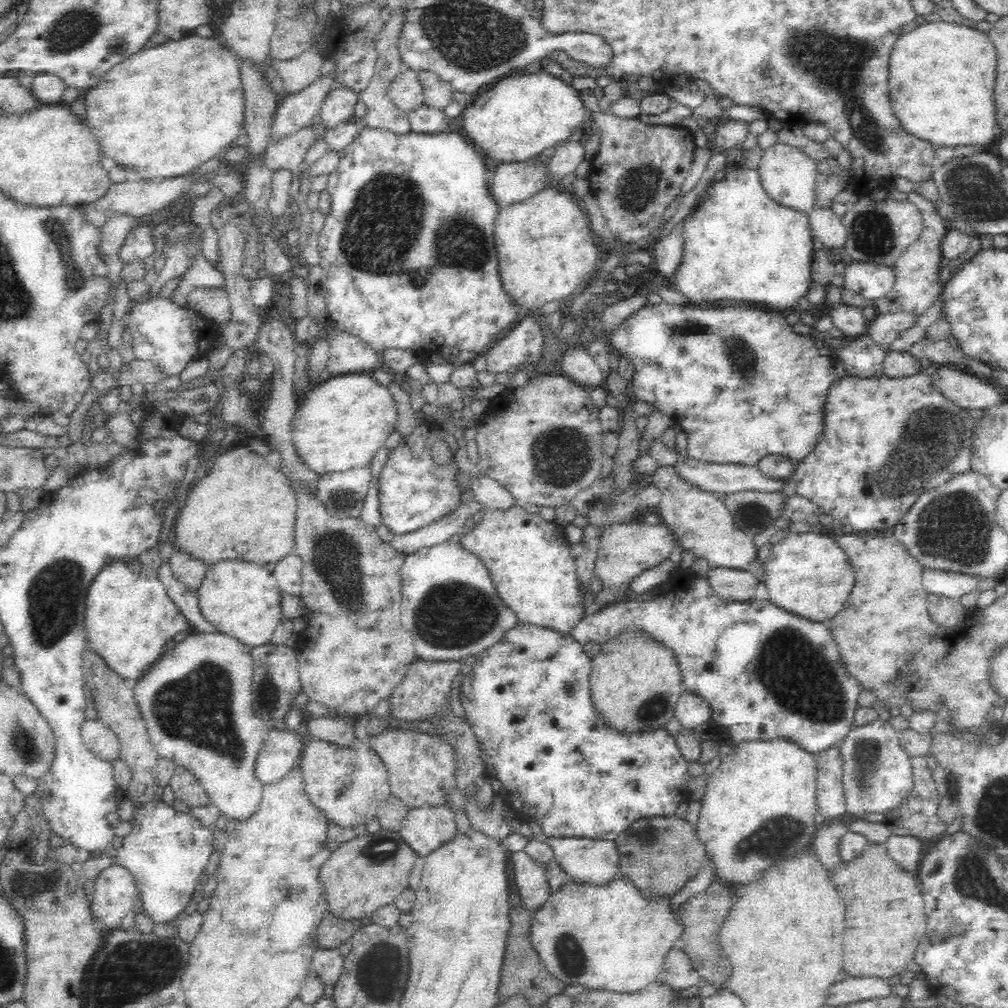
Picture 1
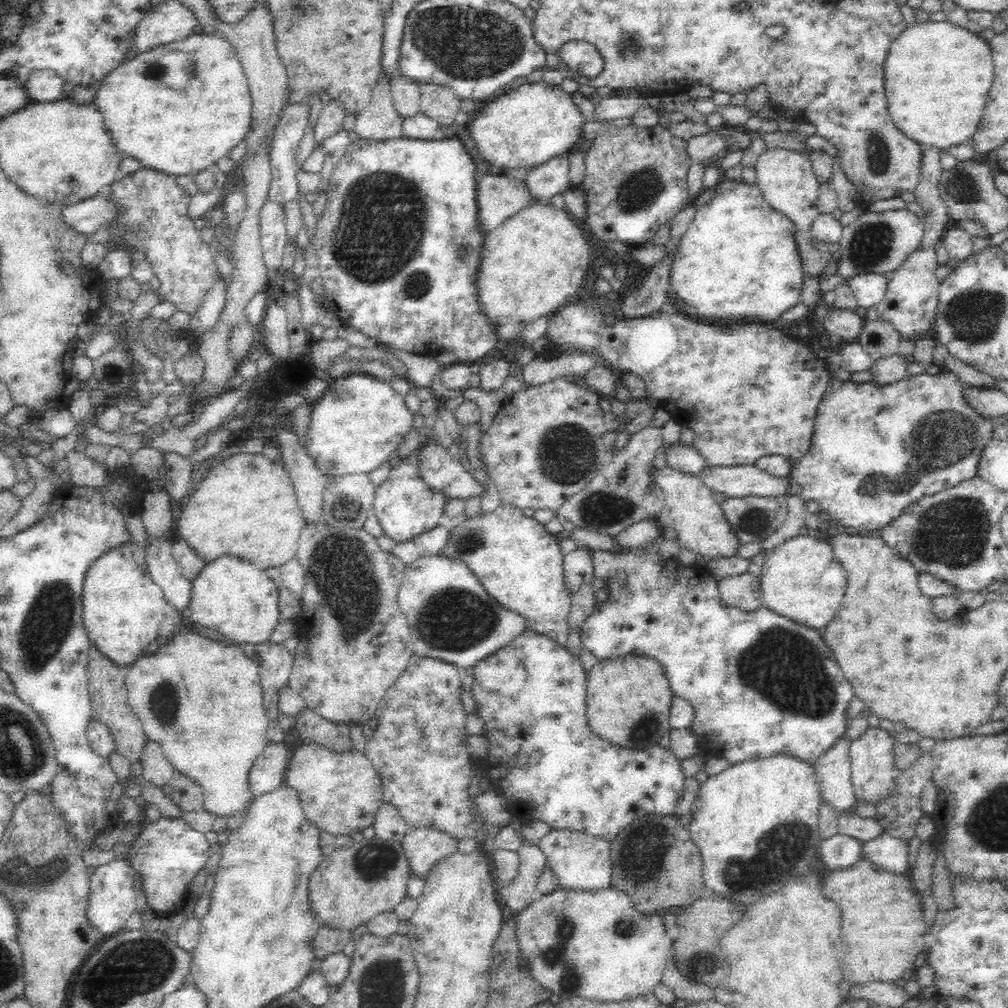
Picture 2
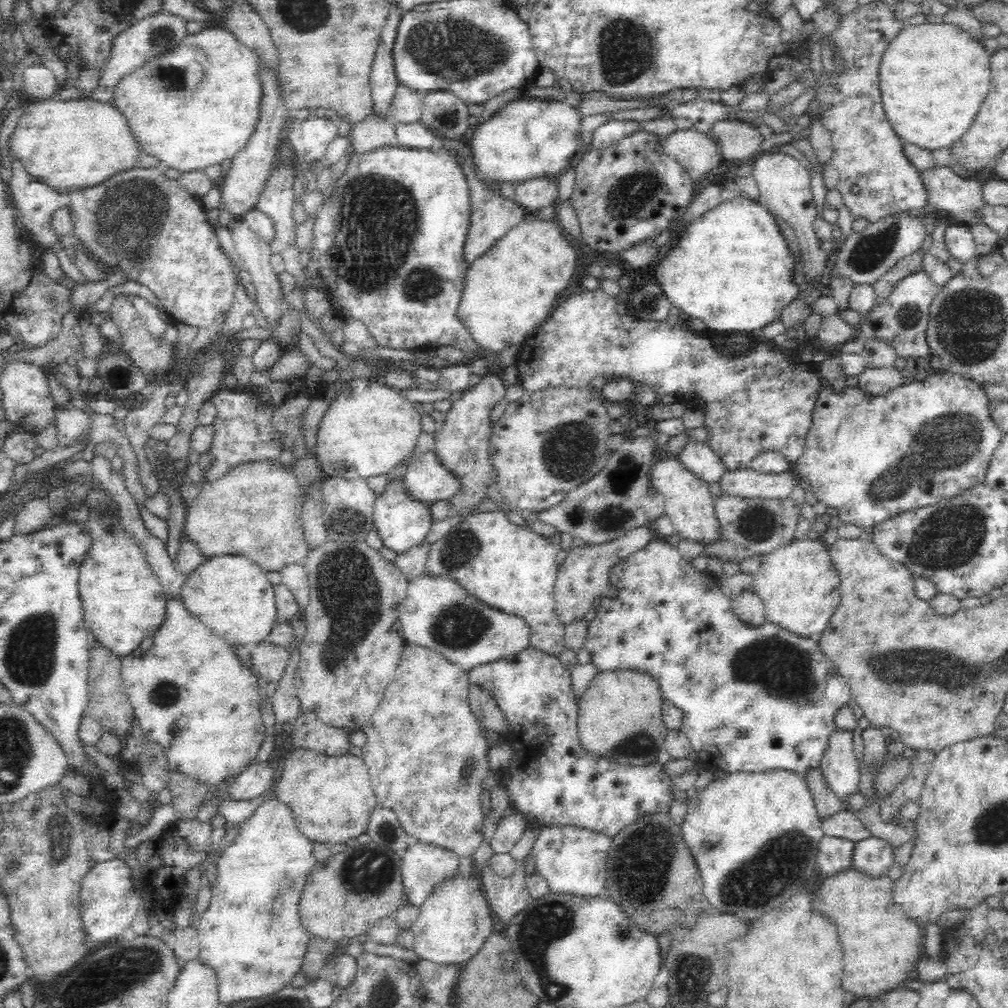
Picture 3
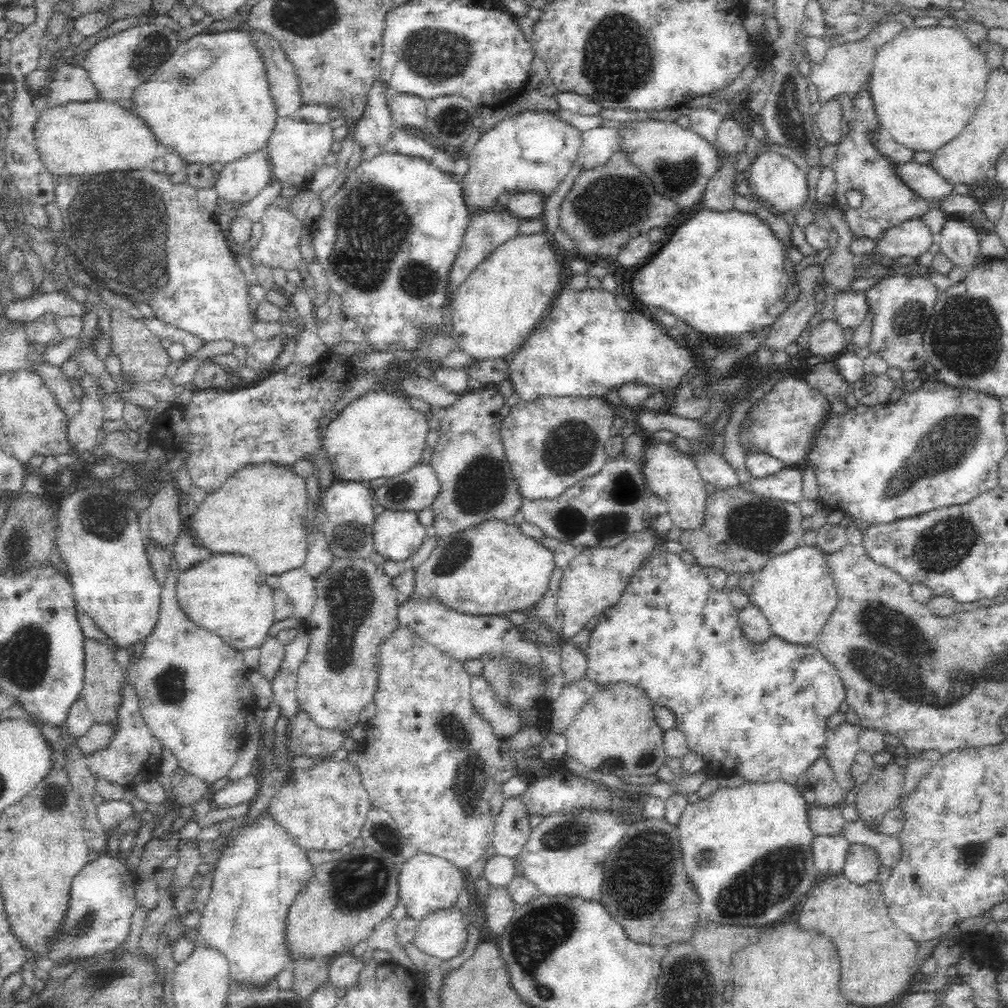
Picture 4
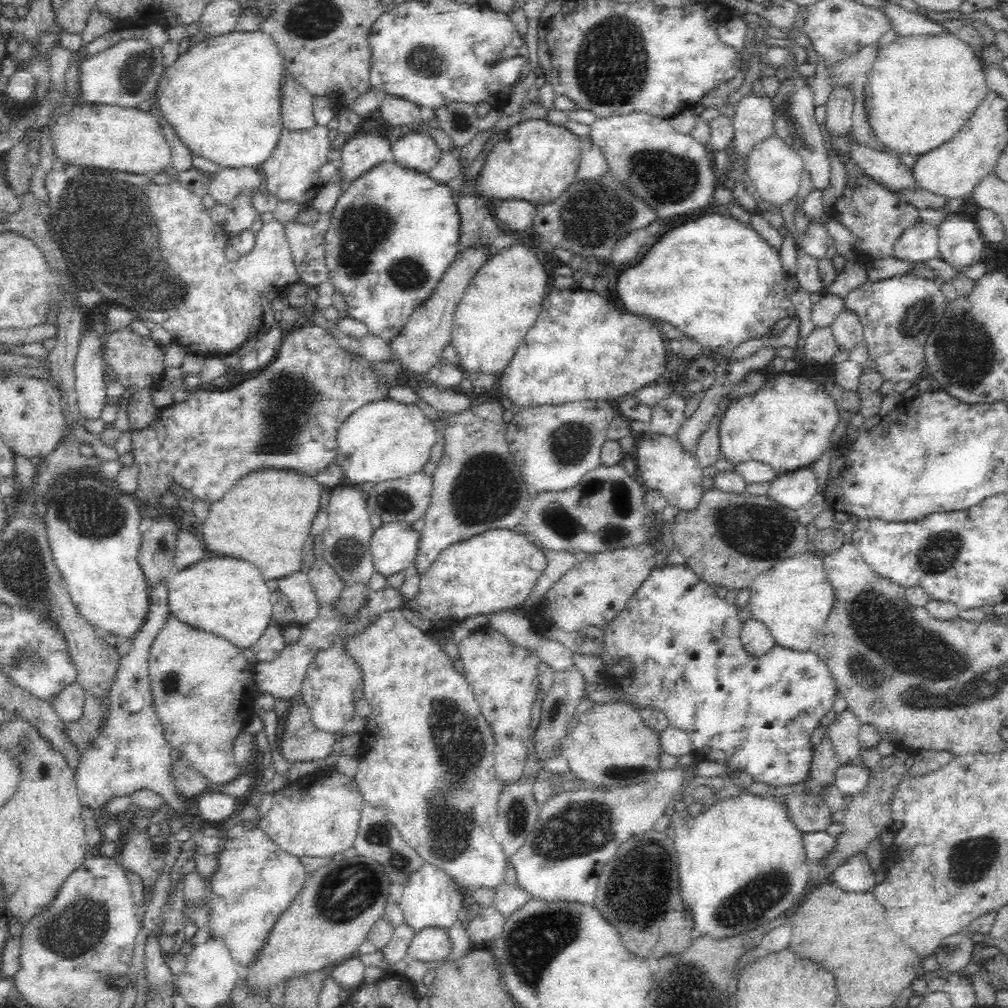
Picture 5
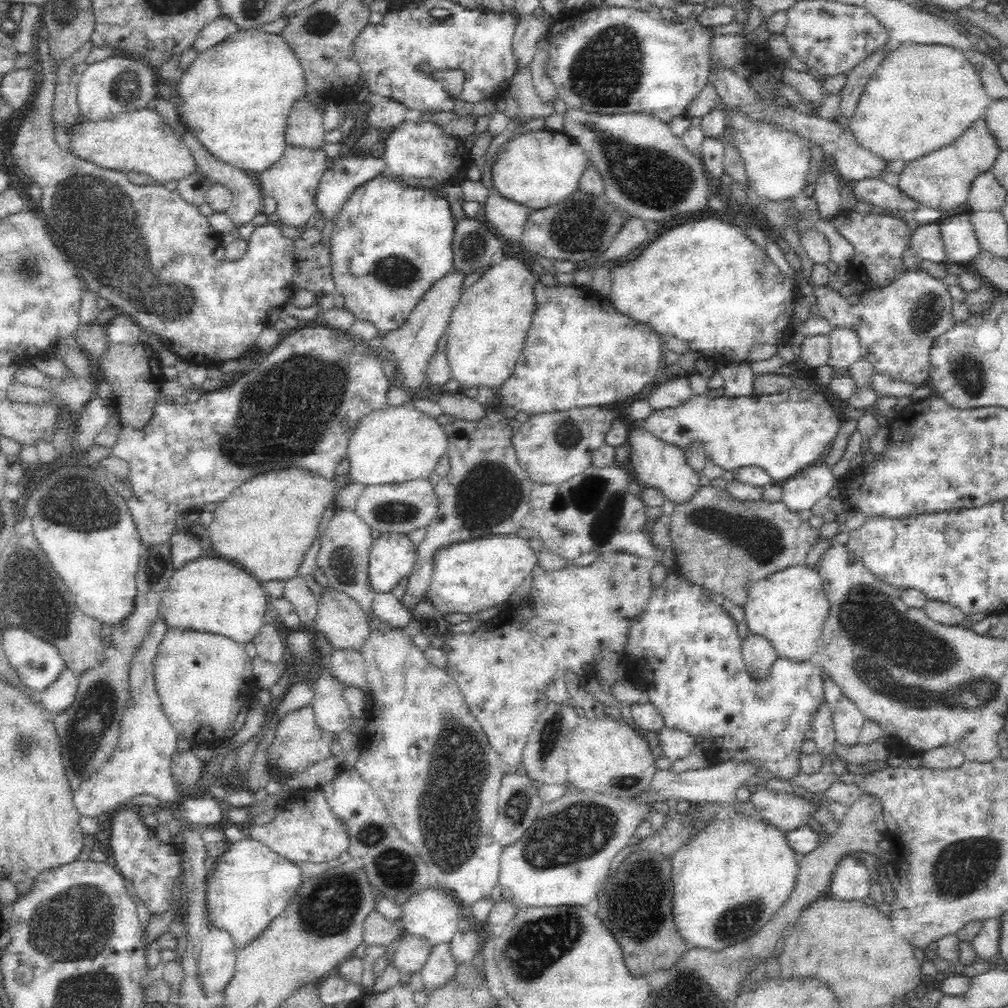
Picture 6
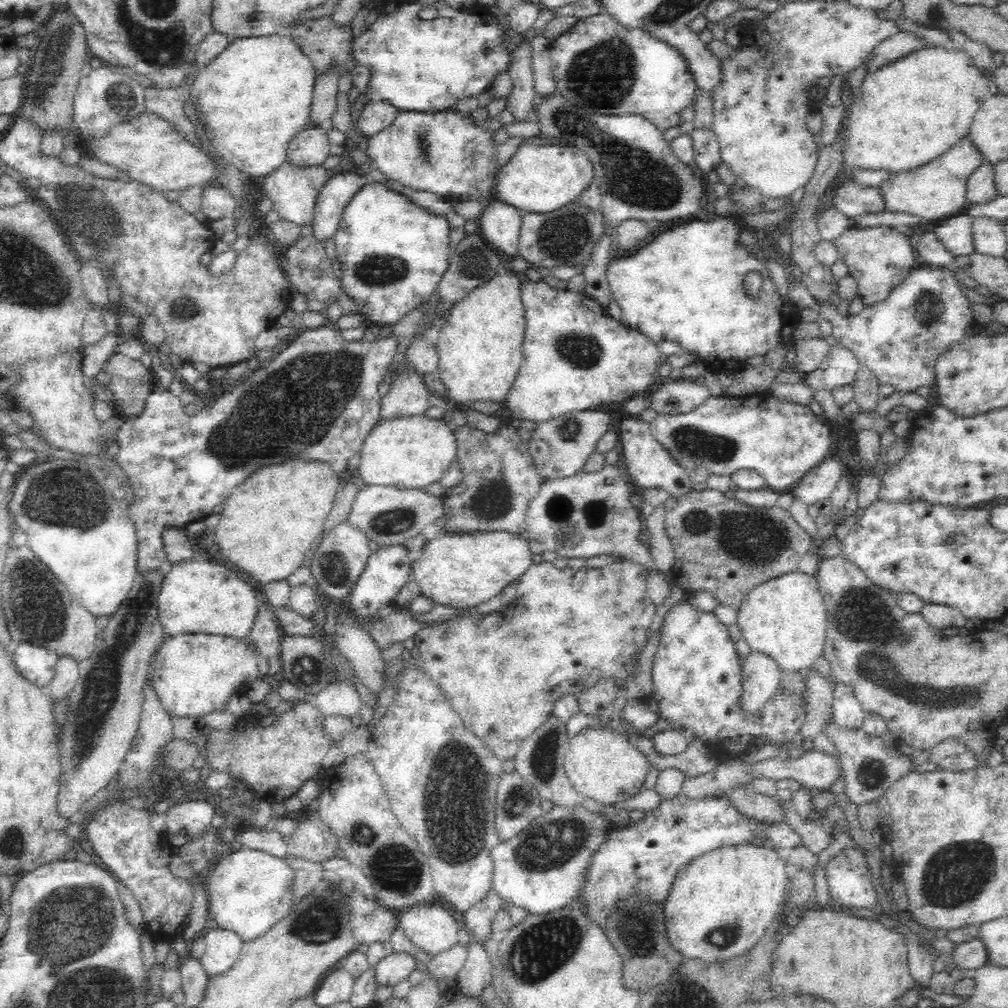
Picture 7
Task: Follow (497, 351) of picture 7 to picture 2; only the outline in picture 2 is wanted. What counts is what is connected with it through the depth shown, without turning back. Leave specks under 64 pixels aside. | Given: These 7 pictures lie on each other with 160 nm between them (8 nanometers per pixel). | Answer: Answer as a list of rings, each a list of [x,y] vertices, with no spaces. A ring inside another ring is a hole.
[[[536,199],[516,214],[505,218],[487,232],[482,248],[481,274],[478,276],[482,309],[498,327],[498,340],[503,345],[516,338],[532,321],[550,316],[574,298],[590,268],[590,246],[586,234],[566,208],[554,208],[550,200]]]

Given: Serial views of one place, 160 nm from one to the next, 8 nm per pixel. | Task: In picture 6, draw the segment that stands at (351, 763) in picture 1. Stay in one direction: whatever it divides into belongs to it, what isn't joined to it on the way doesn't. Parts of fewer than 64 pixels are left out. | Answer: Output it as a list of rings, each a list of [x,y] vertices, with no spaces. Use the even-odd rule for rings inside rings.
[[[321,787],[294,789],[286,799],[280,801],[275,813],[274,819],[267,824],[253,823],[246,835],[258,839],[274,852],[295,863],[304,861],[326,864],[348,850],[348,825],[334,813]]]

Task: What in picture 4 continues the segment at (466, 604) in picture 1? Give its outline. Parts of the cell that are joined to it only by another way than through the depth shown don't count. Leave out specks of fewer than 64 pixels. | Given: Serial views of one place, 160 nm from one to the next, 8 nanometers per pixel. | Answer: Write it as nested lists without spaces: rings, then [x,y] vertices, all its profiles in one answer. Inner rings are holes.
[[[406,598],[400,604],[398,620],[402,628],[417,634],[421,640],[439,648],[446,656],[462,662],[480,658],[509,658],[528,666],[539,667],[538,645],[526,637],[522,626],[501,615],[467,614],[447,606],[442,600],[428,598]]]

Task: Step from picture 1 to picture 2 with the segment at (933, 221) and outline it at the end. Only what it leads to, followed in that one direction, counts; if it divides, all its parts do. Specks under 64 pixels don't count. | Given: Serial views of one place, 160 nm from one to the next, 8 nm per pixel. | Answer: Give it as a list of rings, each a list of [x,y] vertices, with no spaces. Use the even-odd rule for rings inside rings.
[[[918,245],[902,262],[902,265],[894,270],[888,282],[887,291],[884,298],[876,305],[871,306],[865,312],[865,320],[890,320],[898,329],[901,338],[904,340],[913,340],[918,342],[922,338],[927,337],[926,332],[932,331],[933,323],[935,322],[935,314],[939,303],[939,290],[941,281],[935,274],[939,268],[939,263],[936,256],[935,245],[922,247]]]

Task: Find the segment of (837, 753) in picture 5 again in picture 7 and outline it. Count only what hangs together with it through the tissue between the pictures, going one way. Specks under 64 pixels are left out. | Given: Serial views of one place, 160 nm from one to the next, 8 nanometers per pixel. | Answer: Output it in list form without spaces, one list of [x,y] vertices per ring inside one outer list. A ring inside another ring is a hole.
[[[835,682],[831,722],[838,729],[858,730],[863,725],[867,715],[858,699],[854,696],[853,690],[841,682]]]

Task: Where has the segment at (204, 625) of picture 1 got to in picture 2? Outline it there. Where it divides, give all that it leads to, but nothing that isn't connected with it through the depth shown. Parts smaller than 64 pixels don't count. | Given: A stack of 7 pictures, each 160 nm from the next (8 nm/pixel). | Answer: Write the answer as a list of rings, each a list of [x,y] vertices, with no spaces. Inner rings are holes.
[[[168,540],[154,541],[145,557],[153,581],[162,587],[163,598],[177,610],[187,613],[191,604],[192,583],[180,572]]]

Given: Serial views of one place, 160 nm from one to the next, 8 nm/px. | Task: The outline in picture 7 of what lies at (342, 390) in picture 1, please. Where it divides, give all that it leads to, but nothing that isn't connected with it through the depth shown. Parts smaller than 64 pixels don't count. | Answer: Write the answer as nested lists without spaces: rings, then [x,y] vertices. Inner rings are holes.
[[[424,413],[383,418],[363,438],[359,454],[358,476],[364,484],[424,489],[439,482],[446,468],[455,462],[453,426],[442,419],[428,418]]]

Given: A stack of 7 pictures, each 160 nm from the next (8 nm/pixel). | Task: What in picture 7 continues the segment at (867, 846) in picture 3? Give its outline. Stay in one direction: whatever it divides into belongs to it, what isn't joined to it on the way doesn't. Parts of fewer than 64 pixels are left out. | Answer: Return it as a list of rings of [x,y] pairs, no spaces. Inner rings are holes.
[[[852,848],[836,853],[826,865],[829,896],[845,909],[870,912],[876,904],[874,877],[864,856]]]

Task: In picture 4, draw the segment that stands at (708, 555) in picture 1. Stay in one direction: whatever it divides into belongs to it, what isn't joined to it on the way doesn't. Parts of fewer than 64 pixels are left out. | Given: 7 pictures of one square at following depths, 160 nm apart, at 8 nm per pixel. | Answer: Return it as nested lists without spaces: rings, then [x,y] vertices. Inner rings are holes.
[[[650,441],[644,450],[643,474],[649,494],[657,495],[668,507],[673,527],[680,531],[696,531],[704,527],[706,502],[706,484],[692,459],[680,453],[671,443]]]

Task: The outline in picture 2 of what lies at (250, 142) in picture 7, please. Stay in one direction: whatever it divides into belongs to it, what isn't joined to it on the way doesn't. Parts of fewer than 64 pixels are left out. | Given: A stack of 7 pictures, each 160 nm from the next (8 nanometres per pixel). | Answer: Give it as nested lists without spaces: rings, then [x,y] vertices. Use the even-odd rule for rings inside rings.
[[[193,33],[185,39],[164,45],[164,52],[172,52],[172,50],[188,52],[189,60],[194,62],[194,78],[188,80],[188,86],[184,90],[174,90],[174,88],[162,86],[156,82],[156,78],[150,78],[138,70],[142,66],[142,58],[152,58],[152,56],[158,58],[156,56],[158,50],[160,50],[160,46],[154,46],[104,75],[95,90],[93,105],[102,115],[106,133],[110,135],[119,154],[132,156],[134,160],[140,162],[142,167],[173,177],[184,176],[184,174],[194,177],[198,172],[210,168],[220,158],[228,155],[230,150],[245,140],[250,132],[253,108],[249,82],[232,45],[214,34]]]

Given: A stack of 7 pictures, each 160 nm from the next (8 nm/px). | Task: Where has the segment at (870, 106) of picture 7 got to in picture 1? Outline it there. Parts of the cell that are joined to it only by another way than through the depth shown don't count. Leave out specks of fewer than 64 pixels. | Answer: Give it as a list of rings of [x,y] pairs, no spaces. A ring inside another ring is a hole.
[[[938,20],[901,34],[890,58],[890,102],[902,127],[936,147],[986,146],[1001,136],[994,88],[997,51],[988,35]]]

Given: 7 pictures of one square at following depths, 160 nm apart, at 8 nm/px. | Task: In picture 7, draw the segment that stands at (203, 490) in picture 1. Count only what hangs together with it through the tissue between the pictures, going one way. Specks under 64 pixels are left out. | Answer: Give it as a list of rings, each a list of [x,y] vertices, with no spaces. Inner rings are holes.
[[[298,458],[254,472],[223,502],[224,510],[220,521],[210,530],[219,551],[234,566],[246,570],[254,580],[262,584],[288,578],[304,562],[315,539],[324,532],[326,519],[340,488],[339,482],[339,476],[334,475],[327,465],[315,461],[300,462]]]

